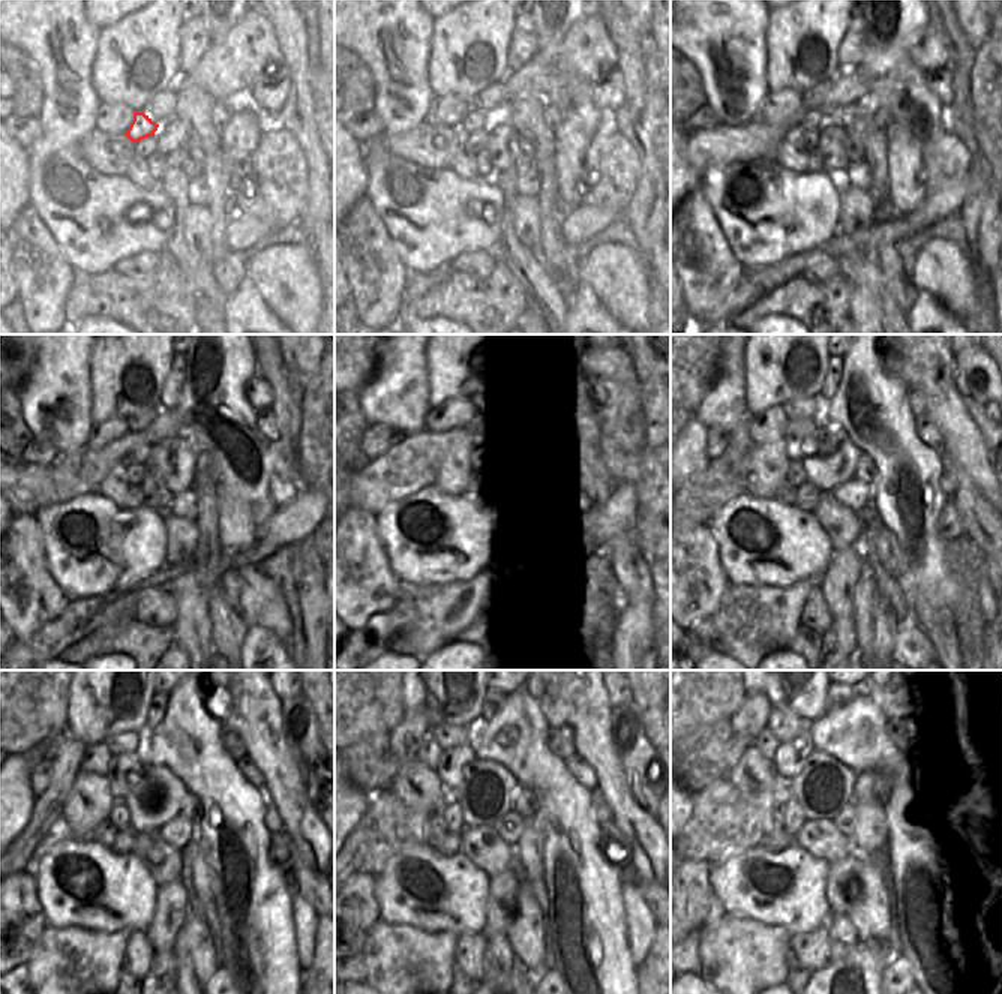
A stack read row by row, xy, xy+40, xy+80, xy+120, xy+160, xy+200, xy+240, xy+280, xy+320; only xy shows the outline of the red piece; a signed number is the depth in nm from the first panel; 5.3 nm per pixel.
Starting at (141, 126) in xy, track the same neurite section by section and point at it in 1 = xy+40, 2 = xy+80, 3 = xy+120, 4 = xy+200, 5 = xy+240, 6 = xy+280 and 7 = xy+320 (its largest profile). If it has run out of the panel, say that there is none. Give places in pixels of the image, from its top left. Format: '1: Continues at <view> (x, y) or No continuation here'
1: Continues at xy+40 (474, 120)
2: Continues at xy+80 (812, 119)
3: Continues at xy+120 (140, 455)
4: Continues at xy+200 (795, 432)
5: Continues at xy+240 (120, 766)
6: Continues at xy+280 (453, 762)
7: Continues at xy+320 (789, 757)

